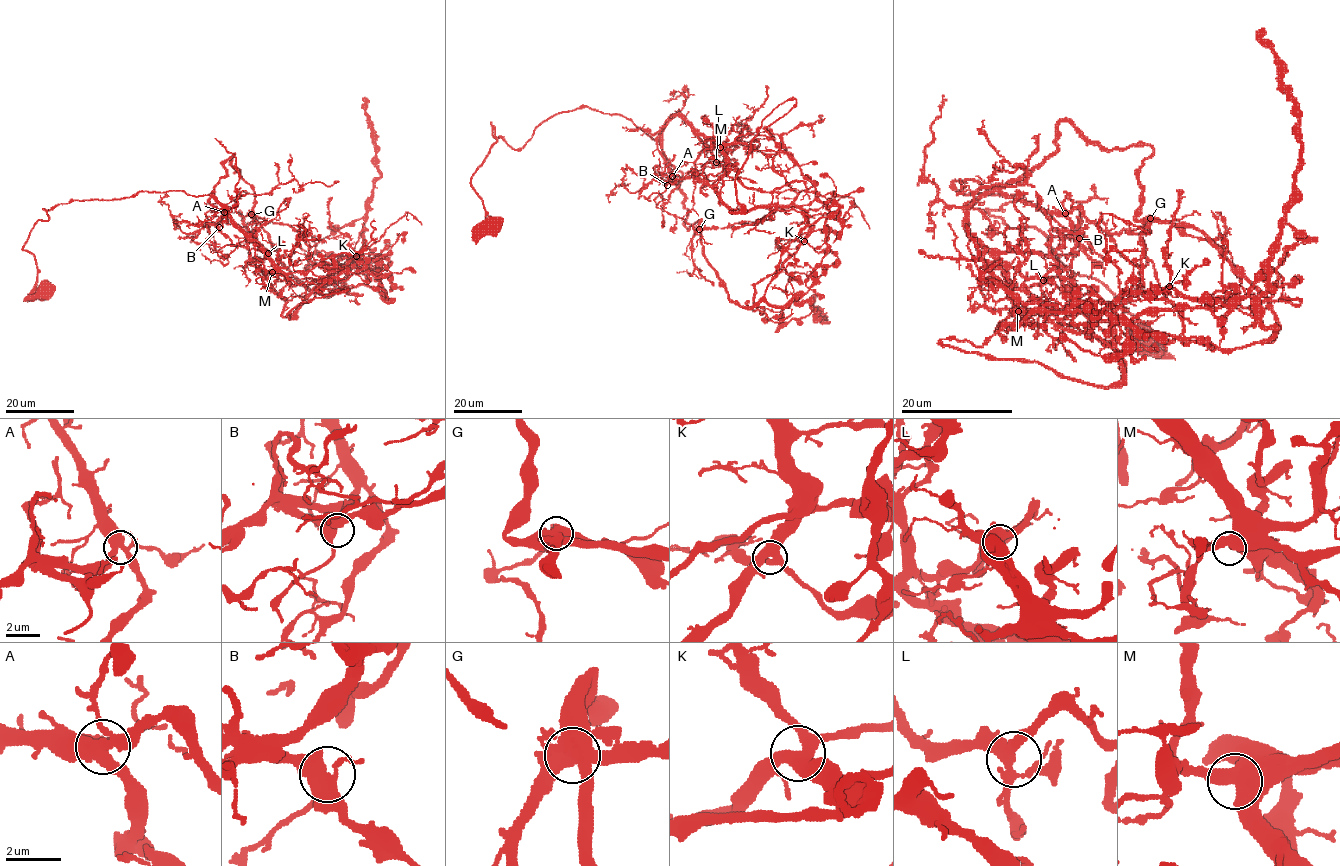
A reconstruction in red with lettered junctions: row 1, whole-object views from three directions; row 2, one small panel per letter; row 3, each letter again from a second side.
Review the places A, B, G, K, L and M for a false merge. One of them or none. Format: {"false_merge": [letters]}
{"false_merge": ["G"]}

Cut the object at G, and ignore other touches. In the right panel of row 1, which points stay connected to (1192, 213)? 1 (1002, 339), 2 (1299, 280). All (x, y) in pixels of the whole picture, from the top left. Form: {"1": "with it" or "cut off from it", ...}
{"1": "cut off from it", "2": "cut off from it"}

